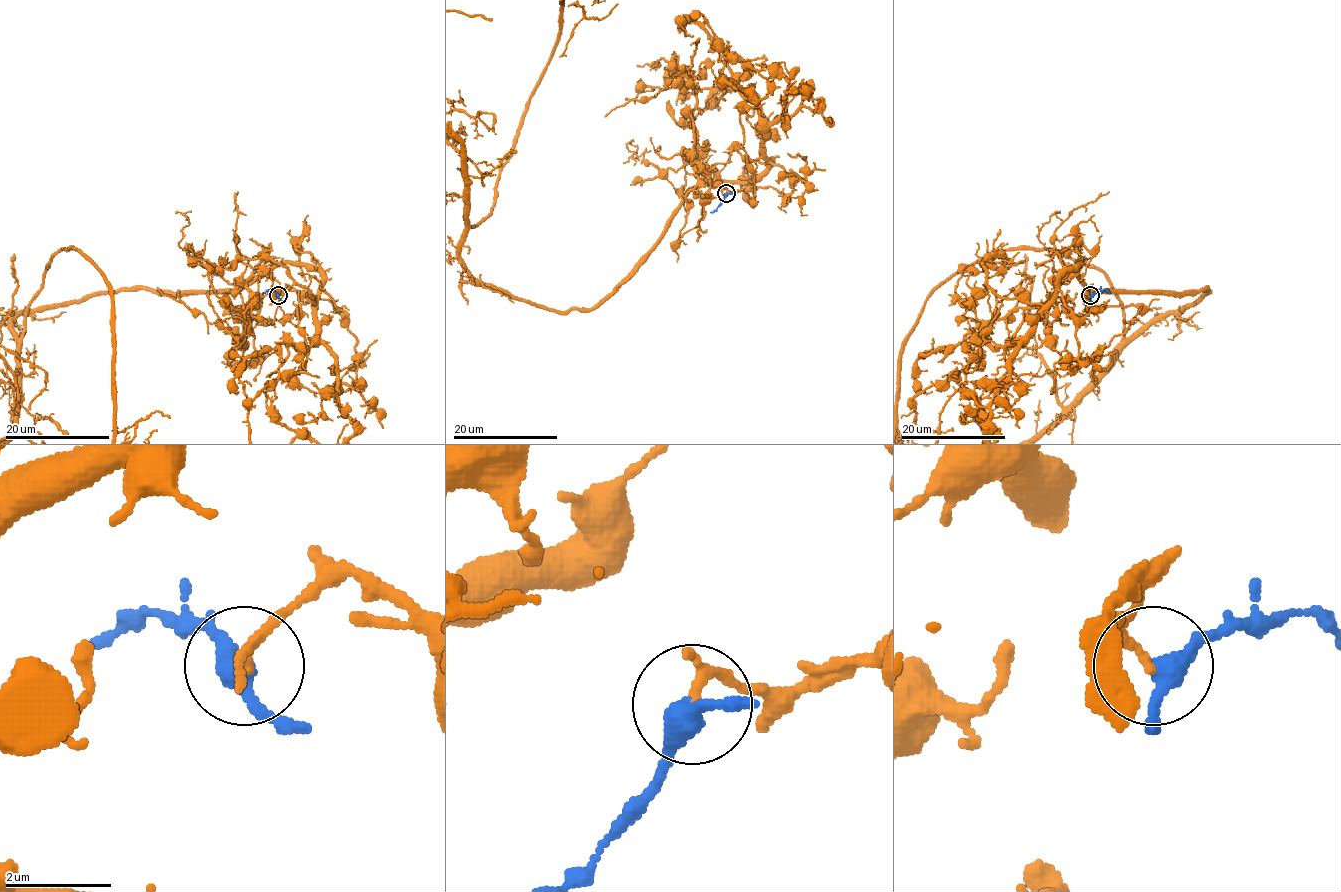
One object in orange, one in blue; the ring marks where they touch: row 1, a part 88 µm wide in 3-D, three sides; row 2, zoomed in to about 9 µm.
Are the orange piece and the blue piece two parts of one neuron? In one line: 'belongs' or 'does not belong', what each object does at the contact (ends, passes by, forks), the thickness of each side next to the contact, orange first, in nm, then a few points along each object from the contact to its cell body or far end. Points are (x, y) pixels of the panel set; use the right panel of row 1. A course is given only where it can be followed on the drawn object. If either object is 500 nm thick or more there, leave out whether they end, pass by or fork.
does not belong; orange passes by; blue passes by; 140 nm thick on the orange side, 360 nm on the other; orange runs (1090, 295), (1059, 277), (1209, 291), (1126, 338), (1053, 249), (949, 276), (901, 355); blue runs (1090, 295), (1104, 290), (1110, 292)

